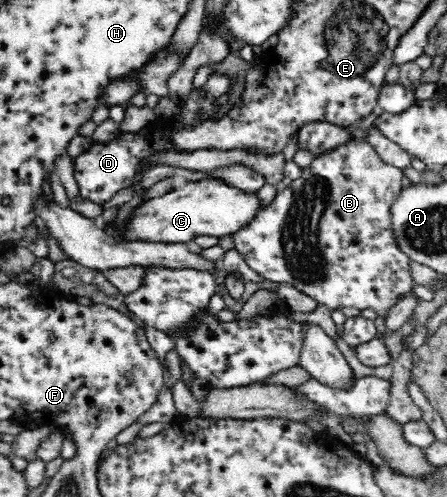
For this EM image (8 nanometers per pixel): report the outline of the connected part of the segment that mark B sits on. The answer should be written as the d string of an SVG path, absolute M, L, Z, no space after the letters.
M353 138L346 144L339 145L338 148L331 149L330 152L316 157L308 167L302 168L301 175L296 180L292 180L287 187L282 186L275 194L272 202L259 213L256 213L256 222L252 222L252 226L248 226L248 230L242 230L240 234L236 234L236 238L234 238L235 250L258 275L260 274L268 280L274 280L274 282L292 284L294 288L302 290L304 294L308 294L316 302L326 304L331 311L344 308L344 306L356 306L360 310L372 308L375 310L376 316L381 316L385 320L388 310L399 301L398 296L410 293L410 286L413 283L412 276L410 276L410 266L408 266L411 260L396 245L394 228L391 227L391 205L394 204L394 200L399 196L400 190L403 189L400 183L402 176L402 169L384 162L384 159L371 144Z

